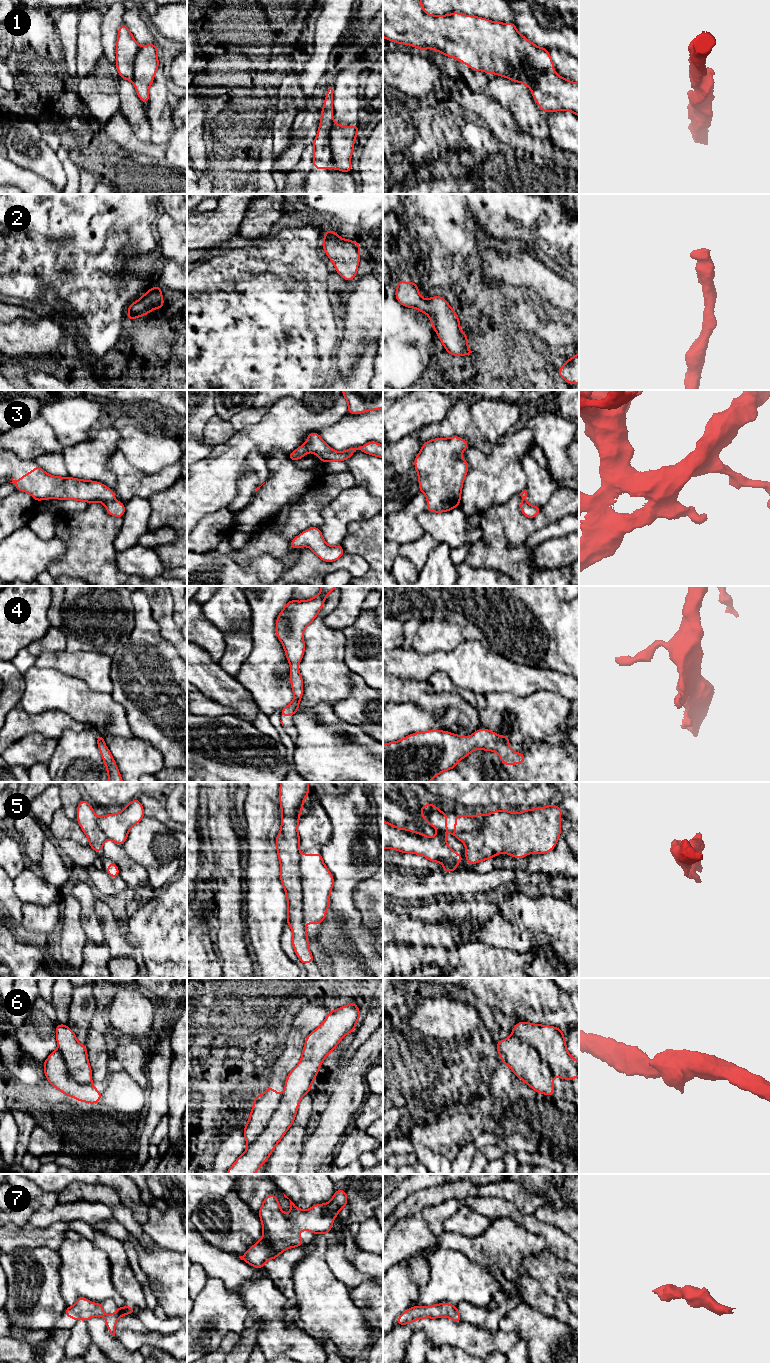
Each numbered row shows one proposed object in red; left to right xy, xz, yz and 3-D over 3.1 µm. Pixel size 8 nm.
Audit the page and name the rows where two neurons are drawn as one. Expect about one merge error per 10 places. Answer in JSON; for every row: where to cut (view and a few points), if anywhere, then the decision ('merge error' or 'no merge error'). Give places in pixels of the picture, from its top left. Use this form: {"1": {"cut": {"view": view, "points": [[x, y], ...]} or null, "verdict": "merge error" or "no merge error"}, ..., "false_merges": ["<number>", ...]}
{"1": {"cut": {"view": "yz", "points": [[554, 73], [534, 75], [514, 63], [507, 77]]}, "verdict": "merge error"}, "2": {"cut": null, "verdict": "no merge error"}, "3": {"cut": null, "verdict": "no merge error"}, "4": {"cut": null, "verdict": "no merge error"}, "5": {"cut": {"view": "xz", "points": [[299, 855], [302, 911], [305, 923]]}, "verdict": "merge error"}, "6": {"cut": {"view": "xz", "points": [[282, 1095], [278, 1107], [265, 1128], [248, 1144]]}, "verdict": "merge error"}, "7": {"cut": null, "verdict": "no merge error"}, "false_merges": ["1", "5", "6"]}

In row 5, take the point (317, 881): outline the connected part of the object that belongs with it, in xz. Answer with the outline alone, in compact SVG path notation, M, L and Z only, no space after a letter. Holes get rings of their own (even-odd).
M301 854L300 872L303 893L304 923L322 924L330 907L334 878L318 854Z

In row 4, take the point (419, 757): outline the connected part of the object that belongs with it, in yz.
M478 729L471 736L462 737L442 730L428 730L410 734L395 742L383 744L383 782L429 782L442 772L455 769L456 764L476 749L496 751L503 765L525 762L525 754L510 749L509 736Z

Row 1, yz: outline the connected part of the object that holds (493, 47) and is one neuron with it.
M383 0L383 37L397 44L406 44L426 52L431 47L434 52L441 52L444 56L453 57L468 65L473 71L482 70L497 76L508 77L515 73L513 64L522 64L534 76L554 74L554 63L549 50L537 47L525 36L520 35L513 22L500 23L482 17L464 15L453 12L449 15L429 15L422 6L421 0Z

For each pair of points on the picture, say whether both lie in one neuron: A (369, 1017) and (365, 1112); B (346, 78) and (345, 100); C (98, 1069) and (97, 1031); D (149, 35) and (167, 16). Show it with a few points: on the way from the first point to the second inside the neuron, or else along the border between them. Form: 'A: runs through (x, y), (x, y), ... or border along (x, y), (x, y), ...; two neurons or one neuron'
A: border along (368, 1093), (361, 1108), (353, 1117); two neurons
B: runs through (346, 83), (345, 95); one neuron
C: runs through (98, 1060), (97, 1040); one neuron
D: border along (151, 27), (159, 40); two neurons

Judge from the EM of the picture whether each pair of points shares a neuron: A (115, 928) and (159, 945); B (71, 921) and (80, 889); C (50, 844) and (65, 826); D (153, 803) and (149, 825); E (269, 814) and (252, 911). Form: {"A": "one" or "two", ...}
{"A": "two", "B": "two", "C": "two", "D": "two", "E": "one"}

